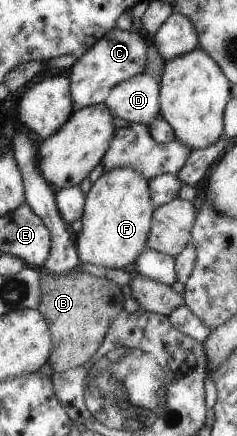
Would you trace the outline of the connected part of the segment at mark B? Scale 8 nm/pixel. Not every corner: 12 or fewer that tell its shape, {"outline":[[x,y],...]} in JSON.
{"outline":[[42,271],[36,310],[54,372],[93,360],[124,309],[121,286]]}

